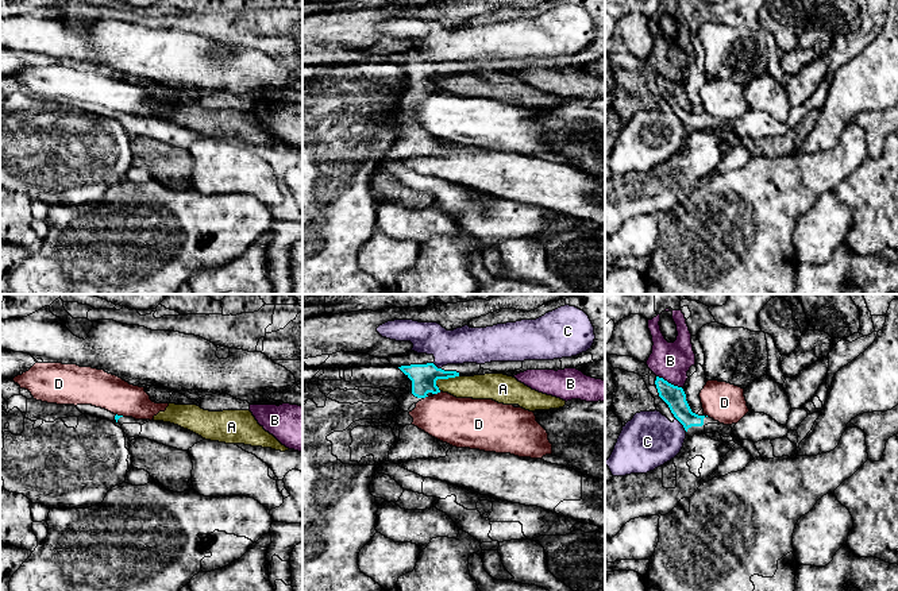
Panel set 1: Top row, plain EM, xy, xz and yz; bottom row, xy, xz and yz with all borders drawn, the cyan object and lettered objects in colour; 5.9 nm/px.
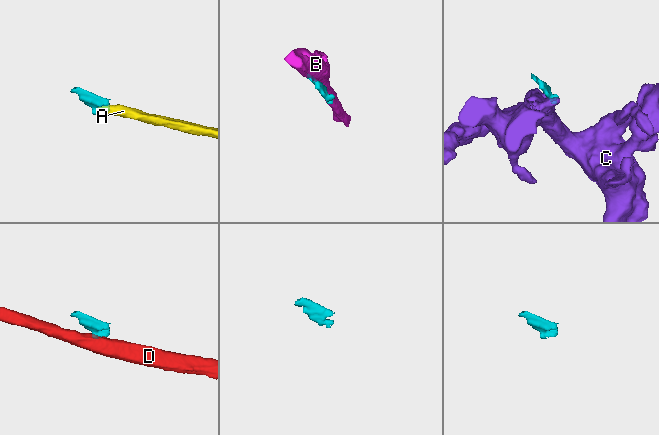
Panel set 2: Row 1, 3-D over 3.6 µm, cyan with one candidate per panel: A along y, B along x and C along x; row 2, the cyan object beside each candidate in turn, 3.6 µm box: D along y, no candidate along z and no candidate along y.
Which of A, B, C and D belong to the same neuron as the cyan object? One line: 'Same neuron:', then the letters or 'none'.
Same neuron: A

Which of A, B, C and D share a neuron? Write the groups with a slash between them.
A / B / C / D

